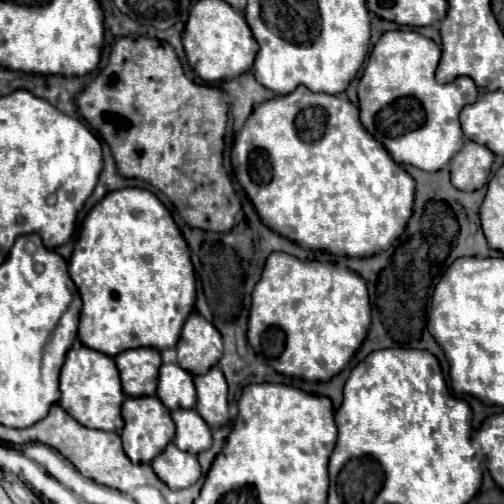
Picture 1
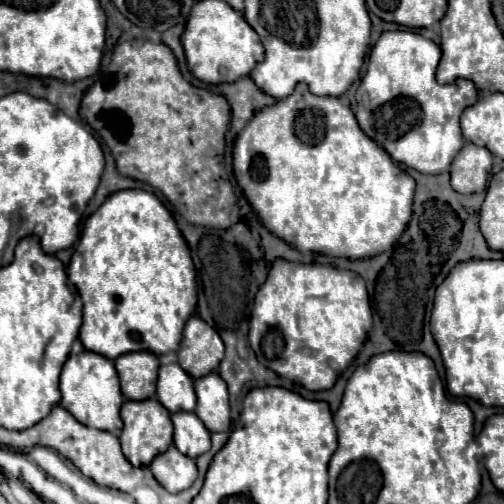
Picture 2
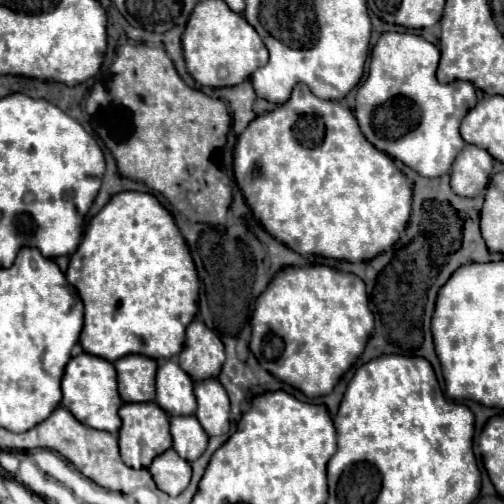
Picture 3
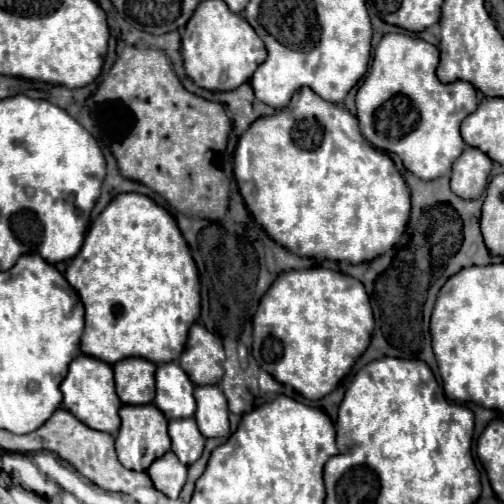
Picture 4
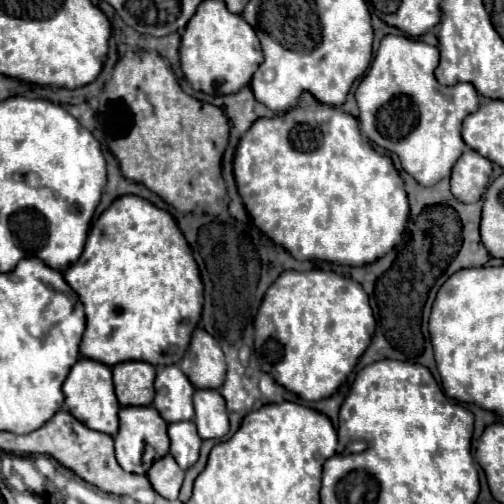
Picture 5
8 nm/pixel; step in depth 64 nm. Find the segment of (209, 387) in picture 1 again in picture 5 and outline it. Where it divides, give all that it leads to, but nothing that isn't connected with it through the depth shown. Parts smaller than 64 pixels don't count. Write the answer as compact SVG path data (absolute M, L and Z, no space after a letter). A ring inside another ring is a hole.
M196 390L194 424L202 440L222 438L228 434L228 412L218 390Z

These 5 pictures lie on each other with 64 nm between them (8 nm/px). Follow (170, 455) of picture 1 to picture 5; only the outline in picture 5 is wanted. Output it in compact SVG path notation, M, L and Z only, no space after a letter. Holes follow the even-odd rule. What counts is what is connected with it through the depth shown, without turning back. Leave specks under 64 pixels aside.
M166 454L164 458L156 460L152 464L152 468L148 470L148 480L152 484L152 488L166 500L176 500L178 490L182 486L184 480L184 472L180 470L180 466L176 464L176 460Z

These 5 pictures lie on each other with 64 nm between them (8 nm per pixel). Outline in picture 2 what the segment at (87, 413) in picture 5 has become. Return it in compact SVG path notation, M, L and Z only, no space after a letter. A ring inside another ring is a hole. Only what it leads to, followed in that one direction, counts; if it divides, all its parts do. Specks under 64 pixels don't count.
M84 350L82 354L72 354L66 360L60 374L60 392L62 392L60 406L66 408L84 426L106 430L112 434L120 432L122 428L120 406L124 402L124 396L120 392L120 382L112 360L88 350Z

